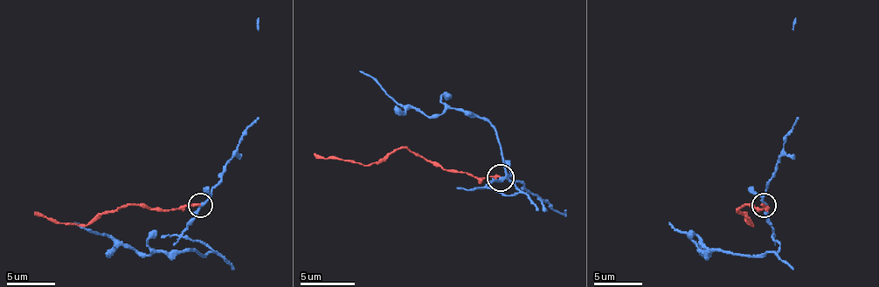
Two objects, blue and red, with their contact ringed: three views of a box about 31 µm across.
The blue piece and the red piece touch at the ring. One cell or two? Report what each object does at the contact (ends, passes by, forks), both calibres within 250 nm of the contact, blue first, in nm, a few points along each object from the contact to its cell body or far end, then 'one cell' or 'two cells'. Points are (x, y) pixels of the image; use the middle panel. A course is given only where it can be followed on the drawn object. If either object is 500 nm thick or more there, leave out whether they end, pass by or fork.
blue passes by; red ends there; 240 nm thick on the blue side, 190 nm on the other; blue runs (500, 177), (483, 187), (515, 191), (486, 119), (456, 109), (428, 117), (396, 103), (360, 71); red runs (500, 177), (447, 172), (404, 146), (393, 150), (377, 163), (363, 166), (314, 153); two cells

